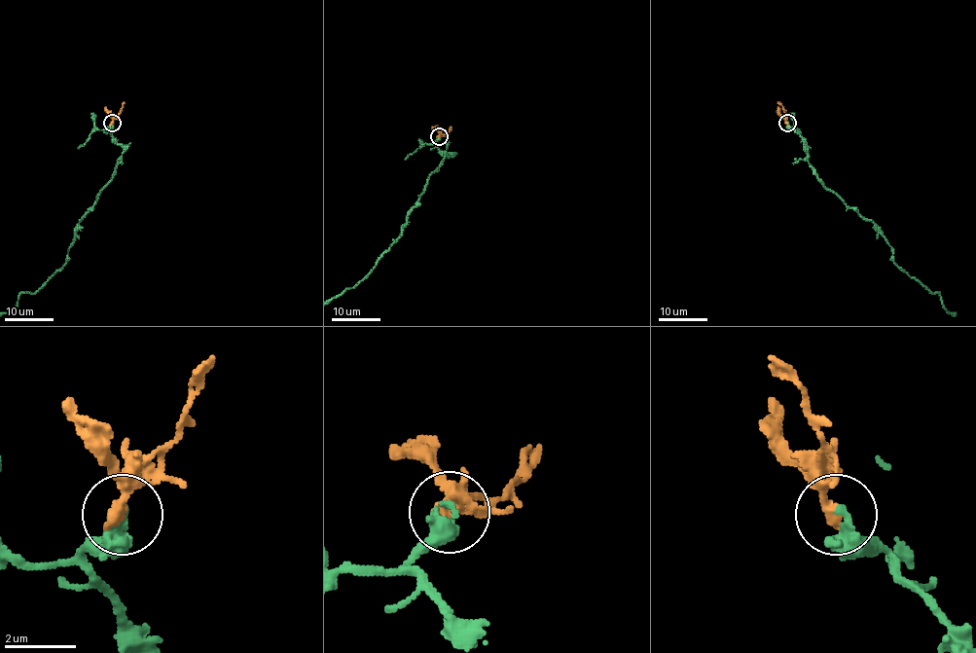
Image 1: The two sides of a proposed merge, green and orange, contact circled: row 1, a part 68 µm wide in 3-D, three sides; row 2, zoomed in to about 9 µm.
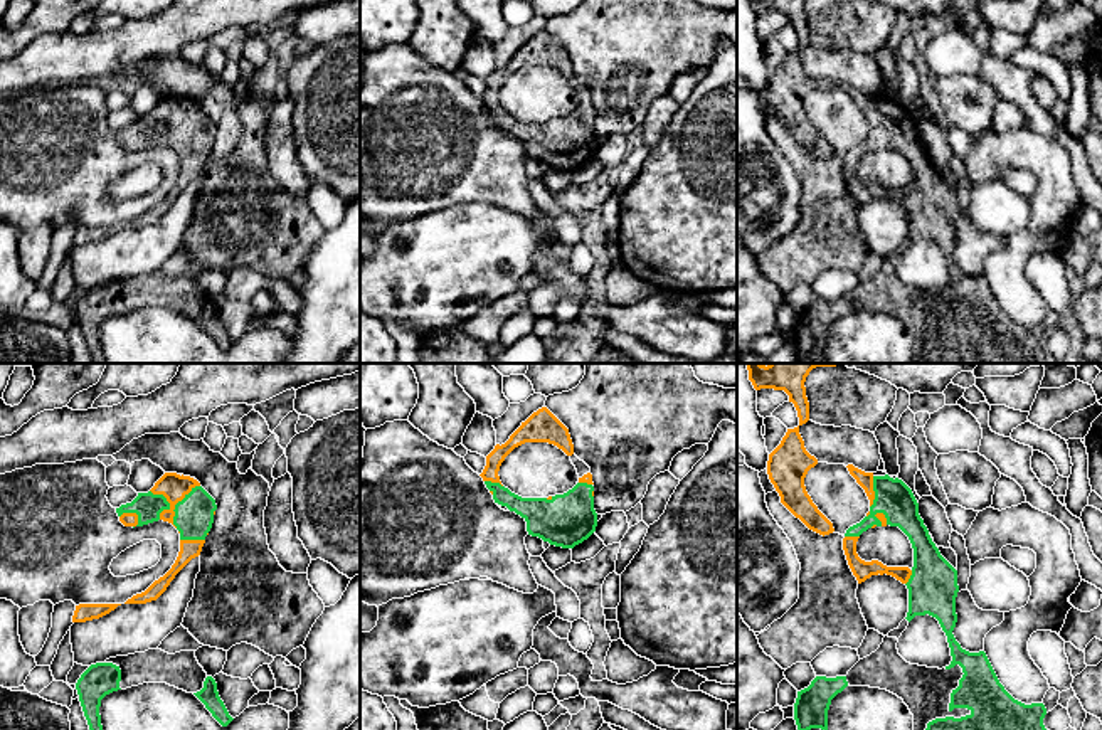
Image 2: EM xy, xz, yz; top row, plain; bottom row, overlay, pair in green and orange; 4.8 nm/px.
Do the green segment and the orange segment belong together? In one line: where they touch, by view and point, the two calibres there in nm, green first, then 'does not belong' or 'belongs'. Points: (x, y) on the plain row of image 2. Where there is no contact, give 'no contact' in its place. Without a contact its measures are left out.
contact xy (175, 128); calibres 190 and 130 nm; belongs

